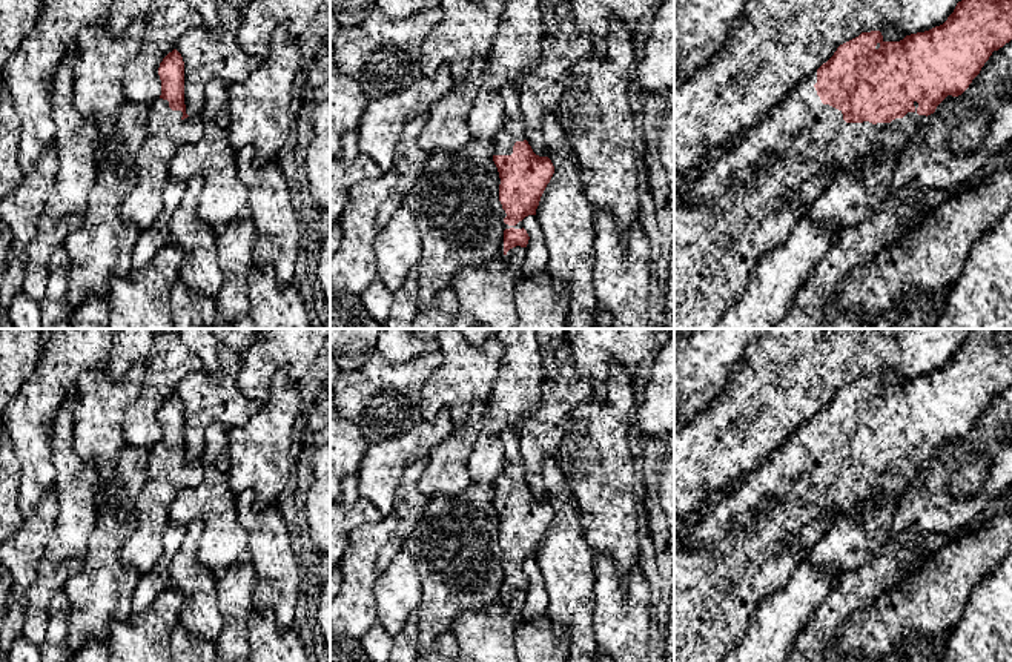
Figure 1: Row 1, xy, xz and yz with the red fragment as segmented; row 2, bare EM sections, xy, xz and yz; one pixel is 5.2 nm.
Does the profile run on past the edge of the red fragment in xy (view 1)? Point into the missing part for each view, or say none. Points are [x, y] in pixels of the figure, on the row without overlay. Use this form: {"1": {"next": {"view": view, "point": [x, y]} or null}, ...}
{"1": {"next": {"view": "xy", "point": [166, 476]}}}

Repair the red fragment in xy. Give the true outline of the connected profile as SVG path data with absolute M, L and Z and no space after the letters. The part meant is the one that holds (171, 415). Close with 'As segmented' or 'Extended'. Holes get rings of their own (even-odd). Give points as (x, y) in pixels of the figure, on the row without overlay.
M177 393L163 402L158 419L161 439L146 455L146 479L137 499L138 524L120 550L121 562L140 574L149 571L163 551L175 498L204 476L201 462L186 458L184 405Z. Extended

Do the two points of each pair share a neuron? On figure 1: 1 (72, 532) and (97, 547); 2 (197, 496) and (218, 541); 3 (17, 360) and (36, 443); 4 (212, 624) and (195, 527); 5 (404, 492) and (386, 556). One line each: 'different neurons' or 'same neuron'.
1: different neurons
2: same neuron
3: different neurons
4: same neuron
5: same neuron

